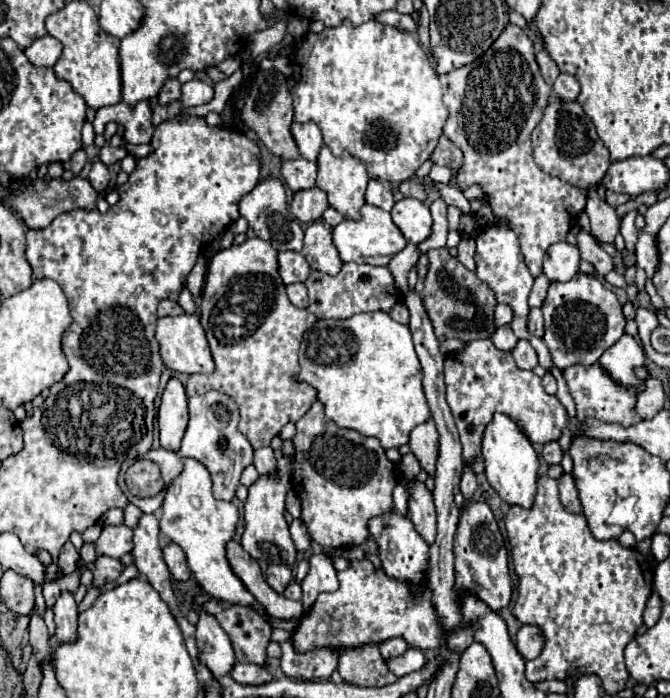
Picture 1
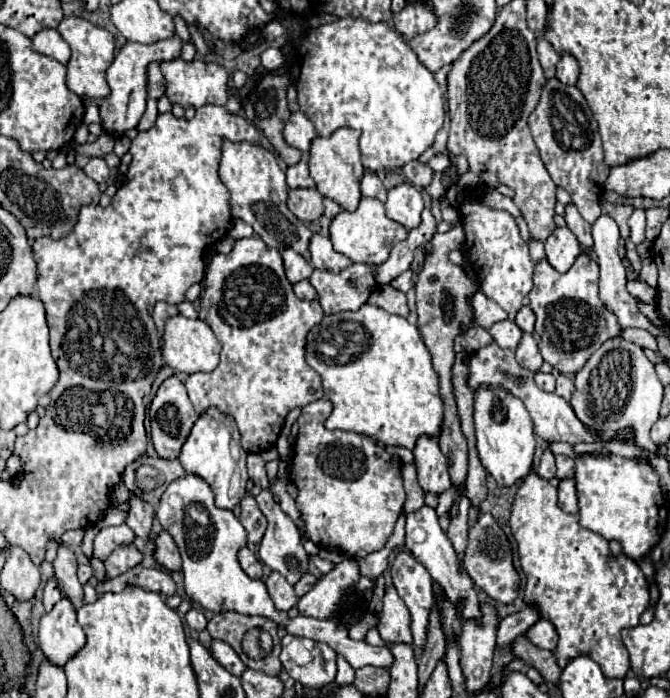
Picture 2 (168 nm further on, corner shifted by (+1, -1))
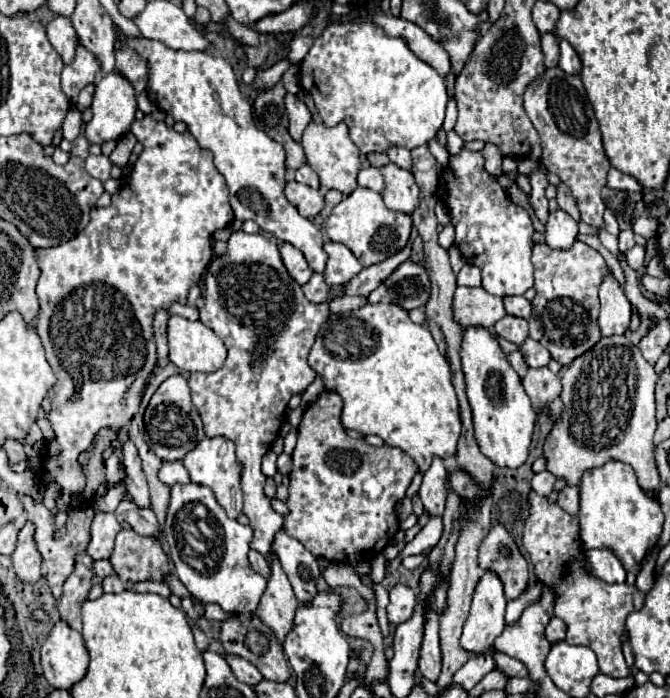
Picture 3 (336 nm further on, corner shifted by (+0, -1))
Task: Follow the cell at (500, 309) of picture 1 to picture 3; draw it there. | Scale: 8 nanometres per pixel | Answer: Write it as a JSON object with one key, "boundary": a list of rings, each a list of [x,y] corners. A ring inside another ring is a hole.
{"boundary":[[[458,287],[454,295],[454,317],[464,327],[490,329],[506,315],[500,297],[490,295],[482,287]]]}

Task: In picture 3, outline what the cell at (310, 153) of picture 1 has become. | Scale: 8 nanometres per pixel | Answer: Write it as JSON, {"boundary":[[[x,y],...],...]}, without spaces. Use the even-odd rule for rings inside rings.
{"boundary":[[[286,95],[286,111],[288,111],[288,119],[290,119],[290,125],[288,125],[288,131],[292,135],[294,141],[300,141],[302,139],[302,133],[304,129],[308,127],[308,123],[312,121],[312,113],[308,111],[308,107],[296,97],[296,95]]]}

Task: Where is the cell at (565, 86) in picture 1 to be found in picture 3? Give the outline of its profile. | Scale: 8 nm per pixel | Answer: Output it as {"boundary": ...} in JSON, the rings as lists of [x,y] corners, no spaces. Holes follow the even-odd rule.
{"boundary":[[[556,35],[556,39],[558,39],[558,45],[560,45],[560,63],[558,63],[558,67],[566,75],[578,75],[580,69],[582,69],[582,63],[580,63],[576,51],[572,49],[572,45],[566,39],[562,39],[558,35]]]}

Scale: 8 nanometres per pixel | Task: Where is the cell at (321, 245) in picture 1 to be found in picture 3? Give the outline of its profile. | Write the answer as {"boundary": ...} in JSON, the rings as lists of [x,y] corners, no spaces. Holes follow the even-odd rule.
{"boundary":[[[328,241],[328,243],[324,243],[324,251],[328,253],[324,281],[330,287],[332,285],[344,285],[344,283],[348,283],[352,277],[356,277],[362,271],[362,265],[358,263],[358,259],[342,243]]]}

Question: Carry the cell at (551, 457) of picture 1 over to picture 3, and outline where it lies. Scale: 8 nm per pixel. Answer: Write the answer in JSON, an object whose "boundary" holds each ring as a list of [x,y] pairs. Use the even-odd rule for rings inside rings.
{"boundary":[[[544,469],[544,471],[540,471],[540,473],[534,475],[534,479],[532,479],[532,489],[534,489],[538,495],[548,497],[548,495],[552,493],[554,483],[556,483],[556,477],[554,477],[550,471]]]}

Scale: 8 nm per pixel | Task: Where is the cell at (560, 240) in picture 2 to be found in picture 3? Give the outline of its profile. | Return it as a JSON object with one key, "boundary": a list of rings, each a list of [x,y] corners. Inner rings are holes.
{"boundary":[[[564,211],[550,213],[550,219],[546,223],[546,233],[544,233],[548,247],[566,251],[574,245],[576,235],[578,235],[578,223],[572,221],[572,217],[568,217],[568,213],[564,213]]]}

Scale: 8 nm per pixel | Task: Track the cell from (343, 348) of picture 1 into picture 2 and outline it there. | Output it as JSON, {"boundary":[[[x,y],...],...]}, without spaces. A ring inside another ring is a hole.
{"boundary":[[[363,305],[359,311],[325,315],[307,335],[307,363],[321,375],[323,391],[333,403],[333,413],[325,419],[327,429],[353,431],[367,435],[383,445],[413,449],[421,435],[439,437],[443,425],[443,401],[439,377],[433,369],[431,353],[425,347],[419,329],[401,315],[387,313],[375,305]]]}

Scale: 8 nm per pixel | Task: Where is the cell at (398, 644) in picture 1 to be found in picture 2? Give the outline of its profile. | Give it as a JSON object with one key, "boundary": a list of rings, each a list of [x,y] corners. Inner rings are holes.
{"boundary":[[[387,583],[385,589],[383,611],[379,615],[377,631],[385,643],[413,643],[409,609],[391,583]]]}

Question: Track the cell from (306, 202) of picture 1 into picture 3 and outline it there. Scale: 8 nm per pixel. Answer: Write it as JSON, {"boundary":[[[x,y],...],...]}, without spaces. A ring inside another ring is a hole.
{"boundary":[[[288,181],[284,193],[302,217],[312,219],[324,209],[324,195],[318,189],[312,189],[308,185],[300,185],[296,181]]]}

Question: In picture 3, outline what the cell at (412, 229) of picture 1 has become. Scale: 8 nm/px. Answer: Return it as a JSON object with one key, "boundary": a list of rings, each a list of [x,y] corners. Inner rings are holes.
{"boundary":[[[388,163],[386,167],[382,167],[382,175],[384,175],[384,183],[386,183],[386,189],[382,193],[386,207],[392,211],[412,215],[420,203],[418,201],[420,189],[418,189],[412,173]]]}

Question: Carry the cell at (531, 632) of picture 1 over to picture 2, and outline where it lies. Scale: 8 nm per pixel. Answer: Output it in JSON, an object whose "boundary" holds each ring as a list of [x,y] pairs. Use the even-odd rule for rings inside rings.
{"boundary":[[[539,619],[539,621],[527,631],[527,635],[529,635],[531,643],[535,643],[537,647],[541,647],[541,649],[551,649],[551,651],[557,647],[557,641],[559,641],[559,635],[557,635],[553,623],[547,621],[547,619]]]}

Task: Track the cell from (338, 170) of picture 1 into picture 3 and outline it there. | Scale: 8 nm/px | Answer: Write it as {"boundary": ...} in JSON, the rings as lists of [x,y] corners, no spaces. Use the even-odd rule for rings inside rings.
{"boundary":[[[312,121],[308,125],[308,129],[304,131],[304,137],[300,143],[304,147],[308,165],[312,165],[312,169],[318,173],[322,187],[336,189],[342,195],[350,195],[358,187],[356,177],[360,171],[360,151],[352,143],[352,139],[348,135],[348,127],[344,123],[340,123],[336,127],[324,127],[322,123]]]}

